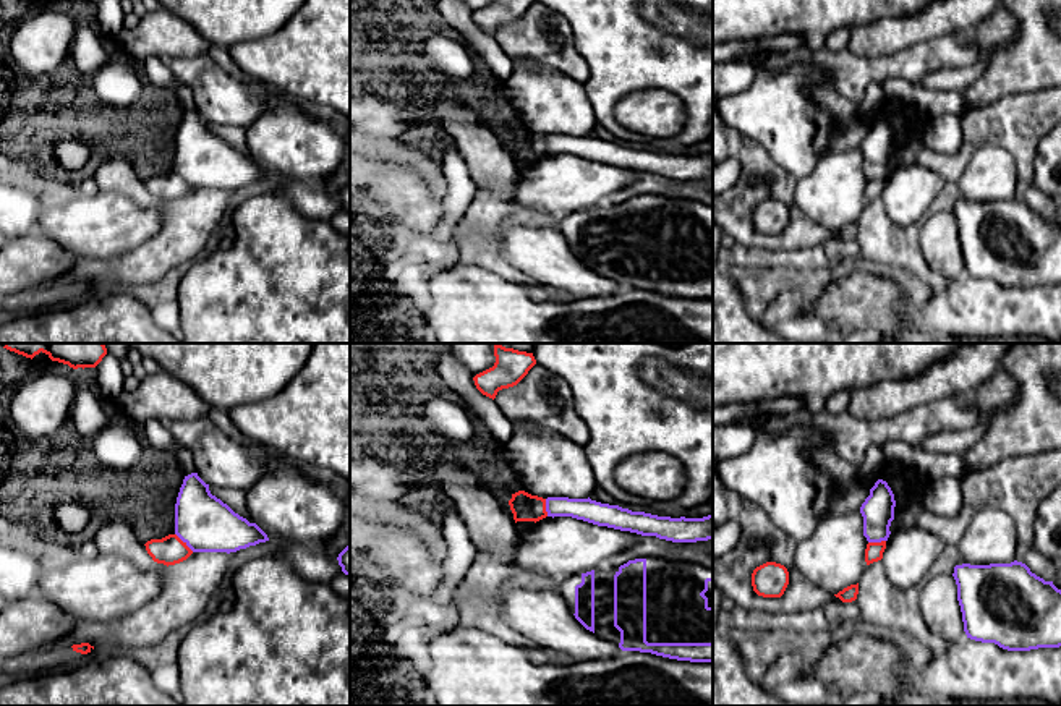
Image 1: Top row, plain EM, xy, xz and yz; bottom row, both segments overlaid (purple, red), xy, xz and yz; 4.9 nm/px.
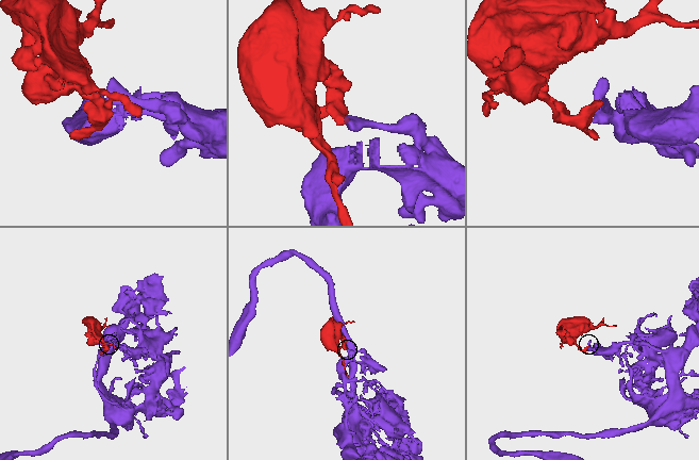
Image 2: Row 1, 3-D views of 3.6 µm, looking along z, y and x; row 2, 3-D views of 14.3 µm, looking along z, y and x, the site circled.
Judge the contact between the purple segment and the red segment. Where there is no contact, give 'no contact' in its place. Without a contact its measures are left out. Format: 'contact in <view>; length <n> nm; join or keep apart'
contact in xy; length 130 nm; keep apart

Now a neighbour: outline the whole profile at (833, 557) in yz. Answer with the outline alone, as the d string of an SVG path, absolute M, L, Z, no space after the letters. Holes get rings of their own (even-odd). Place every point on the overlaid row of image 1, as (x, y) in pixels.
M860 512L823 513L815 531L795 549L795 568L833 596L857 585L867 568L863 517Z

